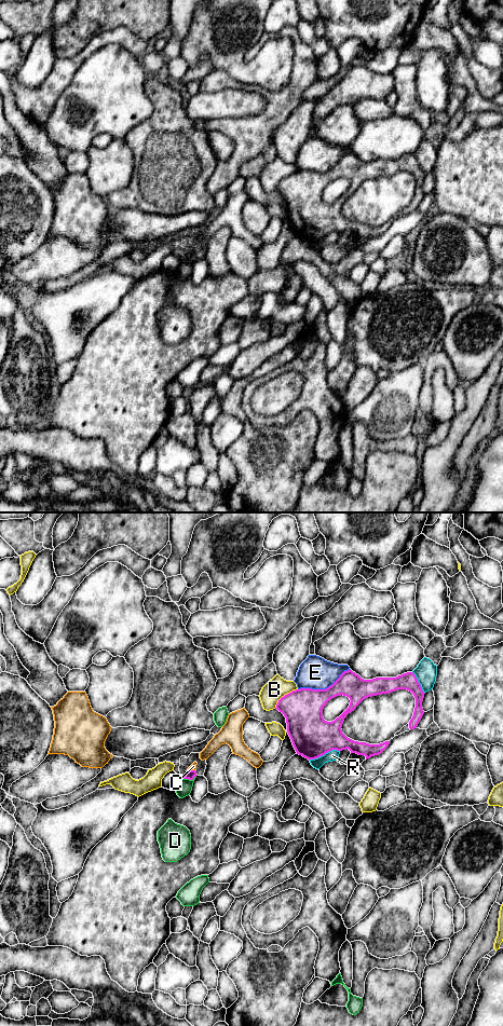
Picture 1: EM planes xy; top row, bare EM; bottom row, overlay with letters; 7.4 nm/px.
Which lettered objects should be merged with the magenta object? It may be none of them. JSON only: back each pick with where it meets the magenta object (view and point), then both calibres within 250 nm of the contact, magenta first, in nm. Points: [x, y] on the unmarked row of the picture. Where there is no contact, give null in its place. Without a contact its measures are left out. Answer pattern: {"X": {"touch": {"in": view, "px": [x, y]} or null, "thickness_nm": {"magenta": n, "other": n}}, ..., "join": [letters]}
{"join": []}

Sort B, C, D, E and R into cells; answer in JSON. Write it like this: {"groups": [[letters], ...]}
{"groups": [["B"], ["C"], ["D"], ["E"], ["R"]]}

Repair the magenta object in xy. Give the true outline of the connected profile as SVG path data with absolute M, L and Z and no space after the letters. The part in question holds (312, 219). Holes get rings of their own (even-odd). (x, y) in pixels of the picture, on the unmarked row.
M348 152L326 172L300 170L293 173L278 182L275 191L286 200L287 215L297 236L310 243L332 232L349 231L351 235L365 237L367 242L381 236L389 229L390 223L380 227L354 223L342 215L344 201L364 181L390 176L397 172L407 172L416 180L413 199L409 204L409 210L414 211L424 196L422 183L425 175L413 154L407 154L396 160L364 162L352 152ZM341 177L350 180L349 190L335 203L325 203L323 200L324 189L330 181Z

